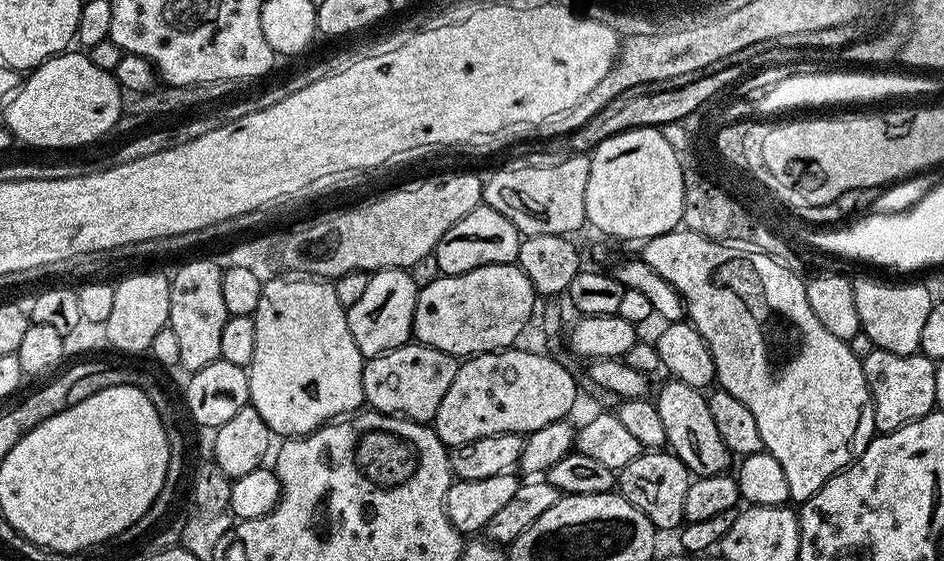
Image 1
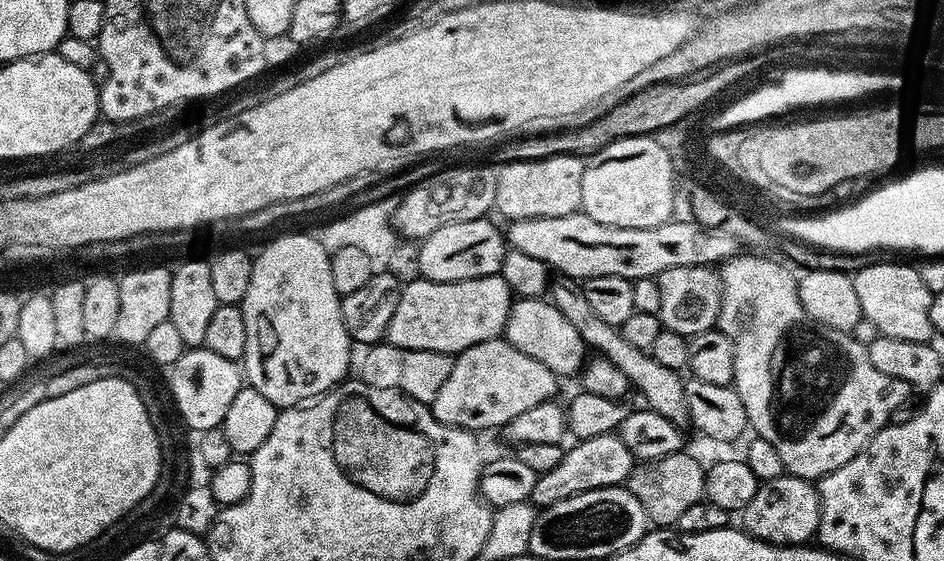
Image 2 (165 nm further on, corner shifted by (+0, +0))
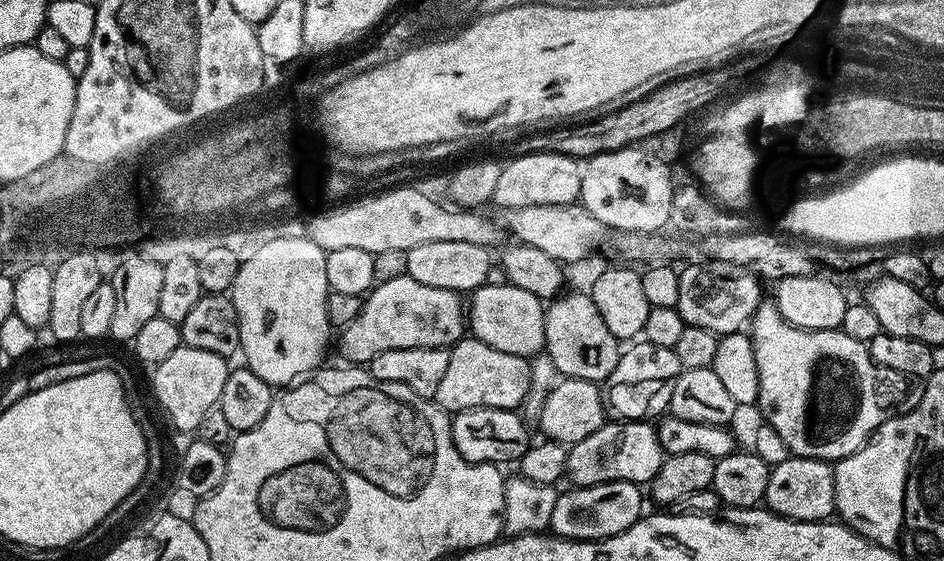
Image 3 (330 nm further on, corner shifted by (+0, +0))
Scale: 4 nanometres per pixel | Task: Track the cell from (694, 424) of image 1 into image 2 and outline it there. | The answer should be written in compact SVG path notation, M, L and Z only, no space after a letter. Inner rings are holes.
M560 278L557 281L557 284L555 281L550 288L551 303L555 304L559 312L566 314L570 326L574 326L574 330L578 330L578 334L584 339L585 345L591 351L593 348L596 351L593 353L599 354L603 359L614 362L614 366L618 366L618 370L622 370L622 374L626 374L629 385L635 391L636 388L640 391L640 396L644 399L643 403L647 407L652 408L658 414L662 414L662 418L668 418L670 422L681 426L687 425L689 419L686 410L684 380L681 373L666 370L666 366L654 362L651 354L638 350L638 346L626 342L626 338L622 338L622 334L618 331L617 325L602 322L602 318L598 318L598 314L594 314L590 302L586 302L583 287L578 286L577 281L571 278Z

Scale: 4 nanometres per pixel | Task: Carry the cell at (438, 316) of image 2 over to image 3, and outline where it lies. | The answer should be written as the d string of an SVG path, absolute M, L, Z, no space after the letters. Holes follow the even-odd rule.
M413 276L379 282L363 297L358 318L339 329L341 361L366 366L382 350L407 348L448 348L466 336L466 304L461 293L426 286Z

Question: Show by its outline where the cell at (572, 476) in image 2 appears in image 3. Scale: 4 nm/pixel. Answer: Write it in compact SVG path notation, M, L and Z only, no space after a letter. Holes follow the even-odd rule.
M643 420L605 422L582 442L568 448L567 479L577 488L598 486L606 482L625 480L641 486L651 485L654 474L662 466L666 453L658 442L658 434L651 423Z

